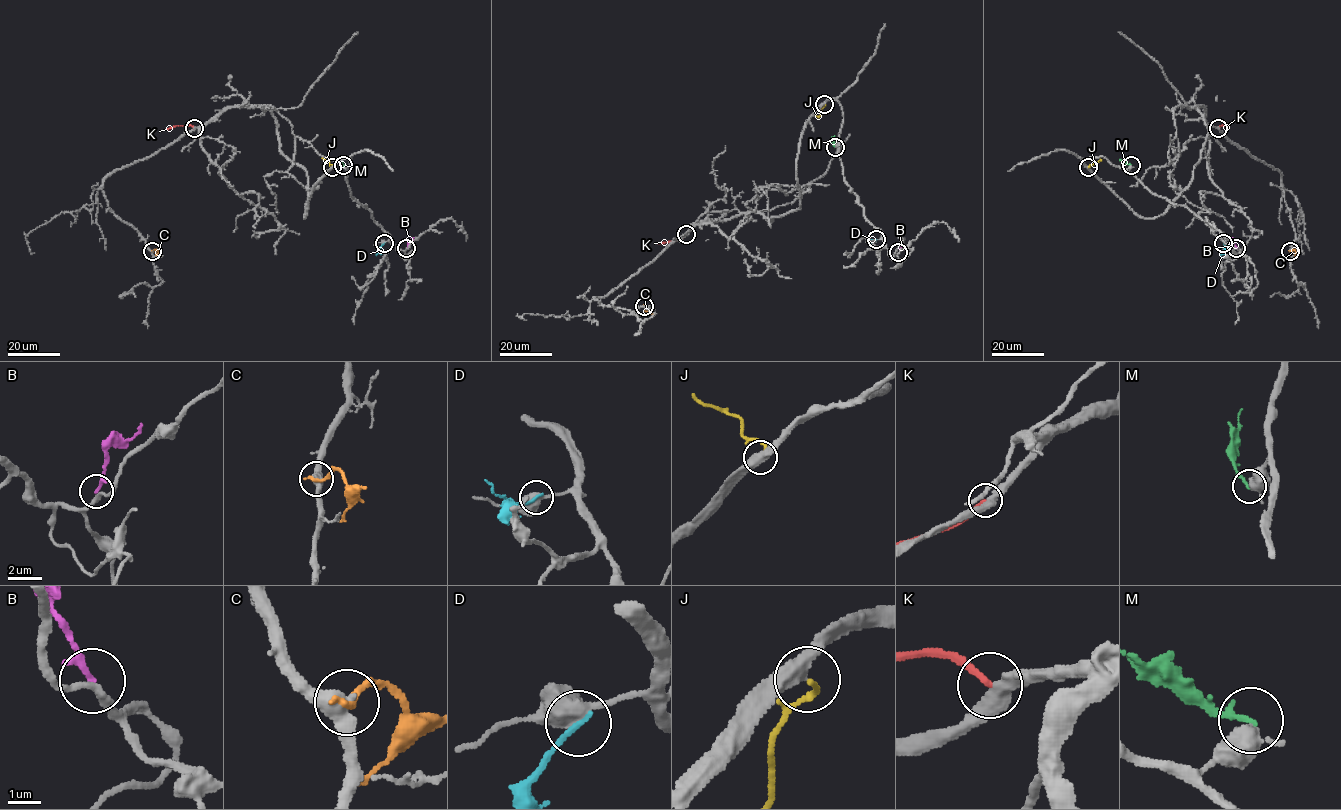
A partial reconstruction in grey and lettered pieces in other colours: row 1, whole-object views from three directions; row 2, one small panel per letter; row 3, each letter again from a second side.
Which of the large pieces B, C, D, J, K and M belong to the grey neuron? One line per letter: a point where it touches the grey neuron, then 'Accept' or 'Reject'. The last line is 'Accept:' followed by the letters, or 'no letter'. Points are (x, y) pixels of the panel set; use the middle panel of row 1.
B: Touches grey at (898, 252). Reject
C: Touches grey at (644, 306). Reject
D: Touches grey at (876, 239). Reject
J: Touches grey at (824, 104). Accept
K: Touches grey at (686, 234). Reject
M: Touches grey at (835, 147). Reject
Accept: J

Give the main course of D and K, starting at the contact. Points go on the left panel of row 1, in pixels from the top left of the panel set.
D: (384, 243), (376, 255)
K: (194, 128), (180, 125), (166, 130)

